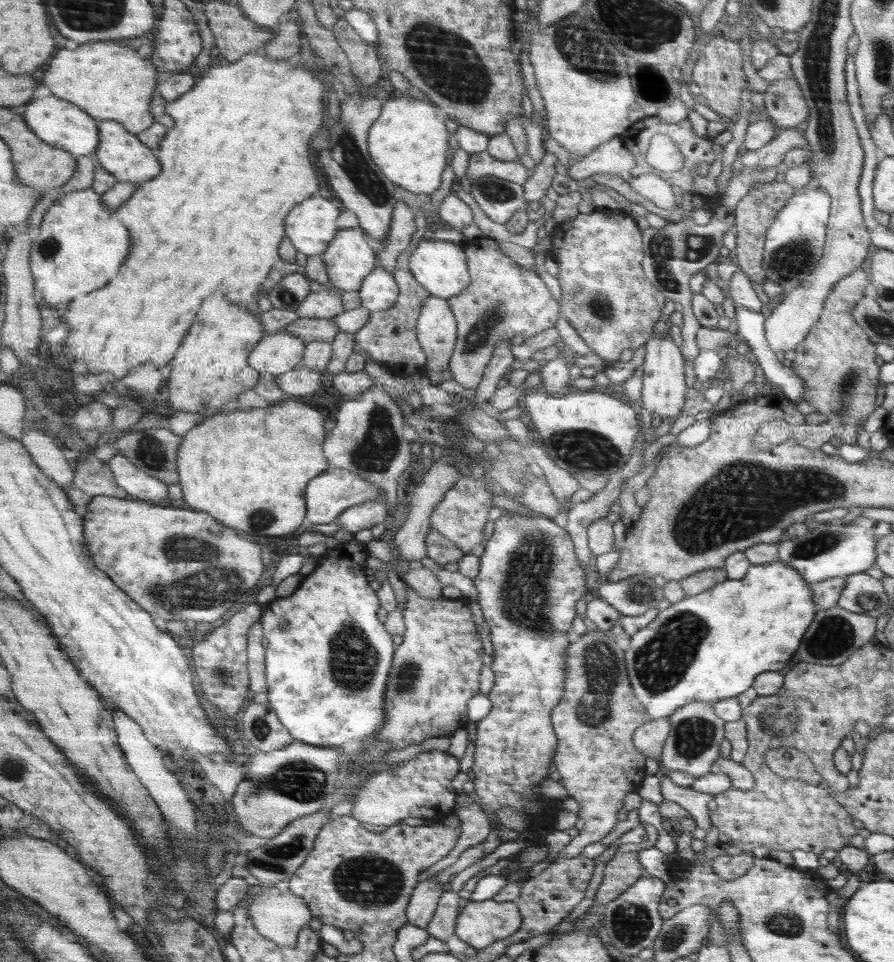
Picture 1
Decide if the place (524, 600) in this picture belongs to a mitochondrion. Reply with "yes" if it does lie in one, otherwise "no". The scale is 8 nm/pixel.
yes

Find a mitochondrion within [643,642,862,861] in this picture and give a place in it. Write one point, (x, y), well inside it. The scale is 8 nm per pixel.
(782, 720)

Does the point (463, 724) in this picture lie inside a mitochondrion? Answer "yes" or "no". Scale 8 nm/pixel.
no

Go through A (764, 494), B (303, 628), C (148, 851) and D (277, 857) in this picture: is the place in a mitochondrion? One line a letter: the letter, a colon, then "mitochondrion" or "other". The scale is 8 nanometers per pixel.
A: mitochondrion
B: other
C: other
D: mitochondrion

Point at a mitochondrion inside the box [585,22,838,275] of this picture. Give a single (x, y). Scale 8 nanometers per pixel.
(653, 85)

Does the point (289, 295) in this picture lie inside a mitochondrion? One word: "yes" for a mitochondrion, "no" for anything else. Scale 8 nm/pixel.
yes

